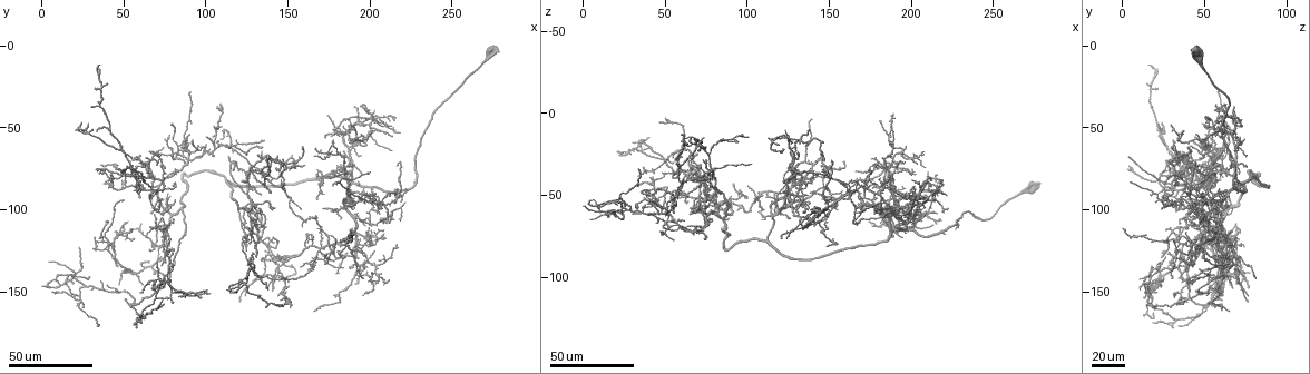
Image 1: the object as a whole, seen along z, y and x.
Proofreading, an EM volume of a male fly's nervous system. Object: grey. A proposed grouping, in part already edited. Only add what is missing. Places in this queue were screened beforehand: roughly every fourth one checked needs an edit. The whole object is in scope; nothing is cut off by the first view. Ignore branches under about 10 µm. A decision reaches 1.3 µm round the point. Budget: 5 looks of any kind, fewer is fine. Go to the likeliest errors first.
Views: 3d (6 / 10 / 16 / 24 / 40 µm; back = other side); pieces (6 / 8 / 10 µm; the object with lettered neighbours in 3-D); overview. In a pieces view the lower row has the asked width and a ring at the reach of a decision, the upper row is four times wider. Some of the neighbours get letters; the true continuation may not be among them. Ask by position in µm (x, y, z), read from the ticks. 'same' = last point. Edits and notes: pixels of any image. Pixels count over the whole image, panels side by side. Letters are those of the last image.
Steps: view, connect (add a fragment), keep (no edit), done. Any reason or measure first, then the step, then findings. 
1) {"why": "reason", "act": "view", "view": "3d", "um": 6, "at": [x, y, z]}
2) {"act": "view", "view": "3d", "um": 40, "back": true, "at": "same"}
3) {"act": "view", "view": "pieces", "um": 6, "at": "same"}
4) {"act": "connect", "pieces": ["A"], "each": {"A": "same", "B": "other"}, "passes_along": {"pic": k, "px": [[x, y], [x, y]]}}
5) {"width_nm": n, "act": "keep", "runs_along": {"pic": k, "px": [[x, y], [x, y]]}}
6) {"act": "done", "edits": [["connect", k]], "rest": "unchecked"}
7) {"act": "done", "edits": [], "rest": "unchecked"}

{"why": "long arm stops here", "act": "view", "view": "3d", "um": 24, "at": [94, 68, 48]}

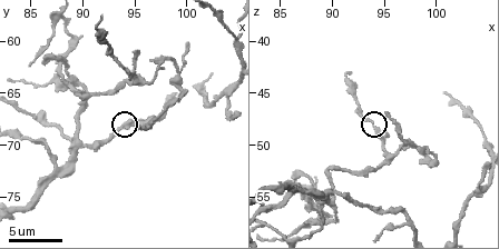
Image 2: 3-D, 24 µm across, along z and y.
{"act": "view", "view": "pieces", "um": 6, "at": [95.2, 68.6, 47.0]}

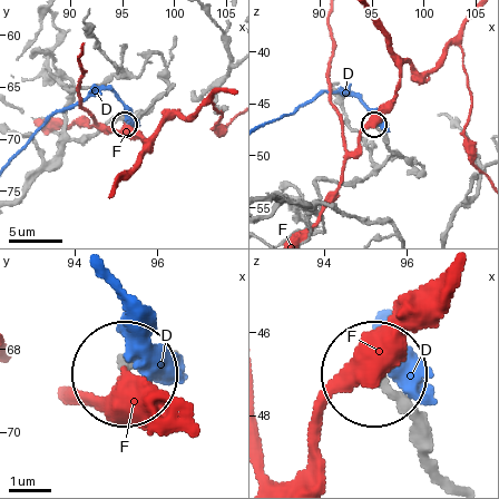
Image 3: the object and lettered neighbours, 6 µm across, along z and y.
{"act": "keep", "each": {"D": "other", "F": "other"}, "found": "none of them fits"}

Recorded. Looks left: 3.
{"why": "an open end", "act": "view", "view": "3d", "um": 24, "at": [144, 78, 32]}

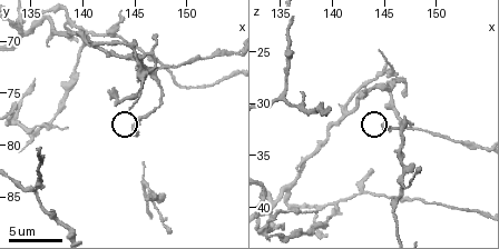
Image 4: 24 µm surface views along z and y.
{"act": "view", "view": "pieces", "um": 6, "at": [144.8, 79.2, 32.0]}

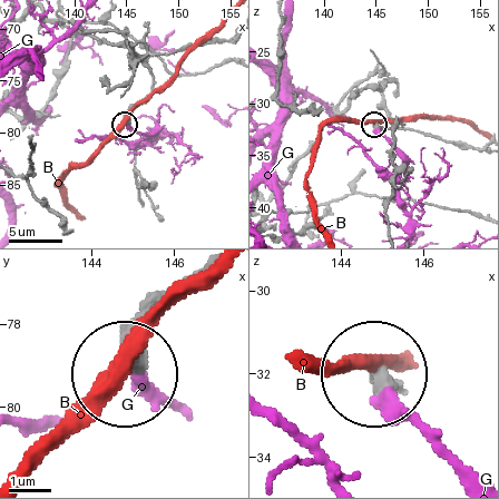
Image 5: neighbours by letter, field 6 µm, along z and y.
{"act": "keep", "each": {"B": "other", "G": "other"}, "found": "none of them fits"}

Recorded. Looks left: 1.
{"act": "done", "edits": [], "rest": "unchecked"}

